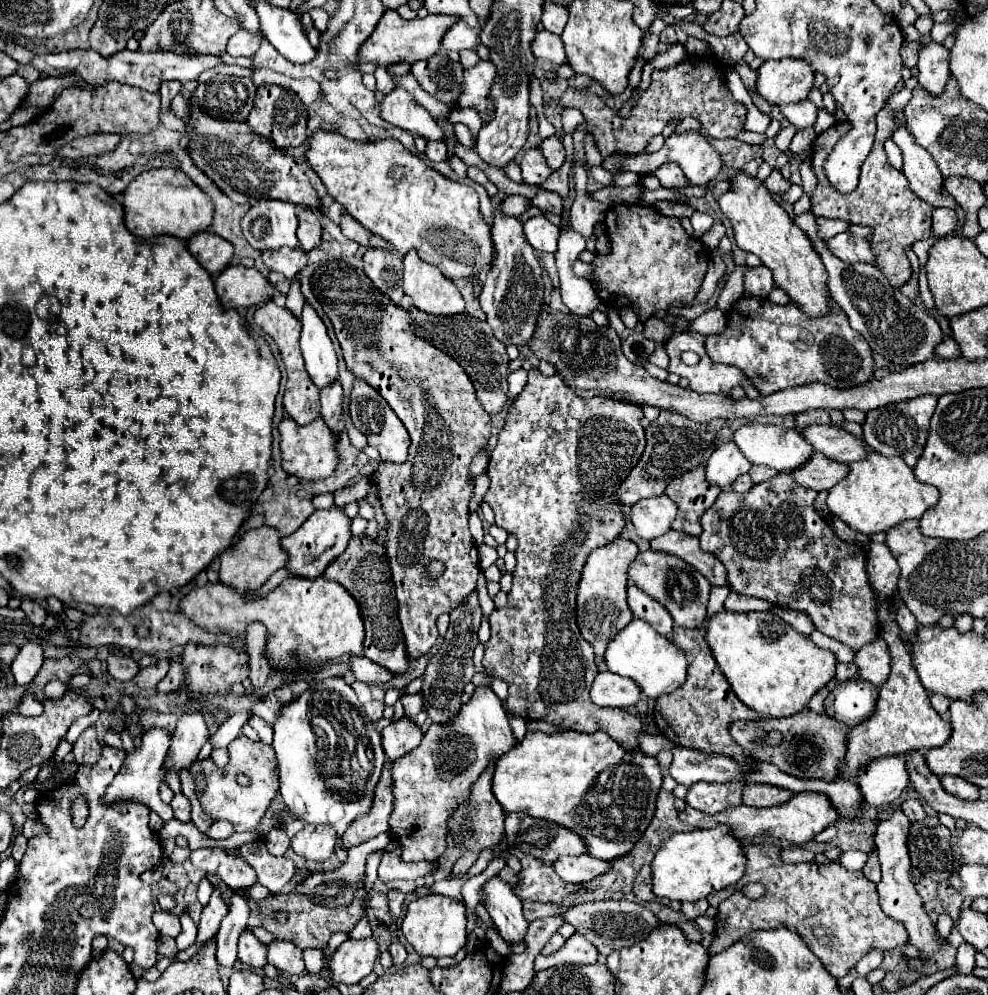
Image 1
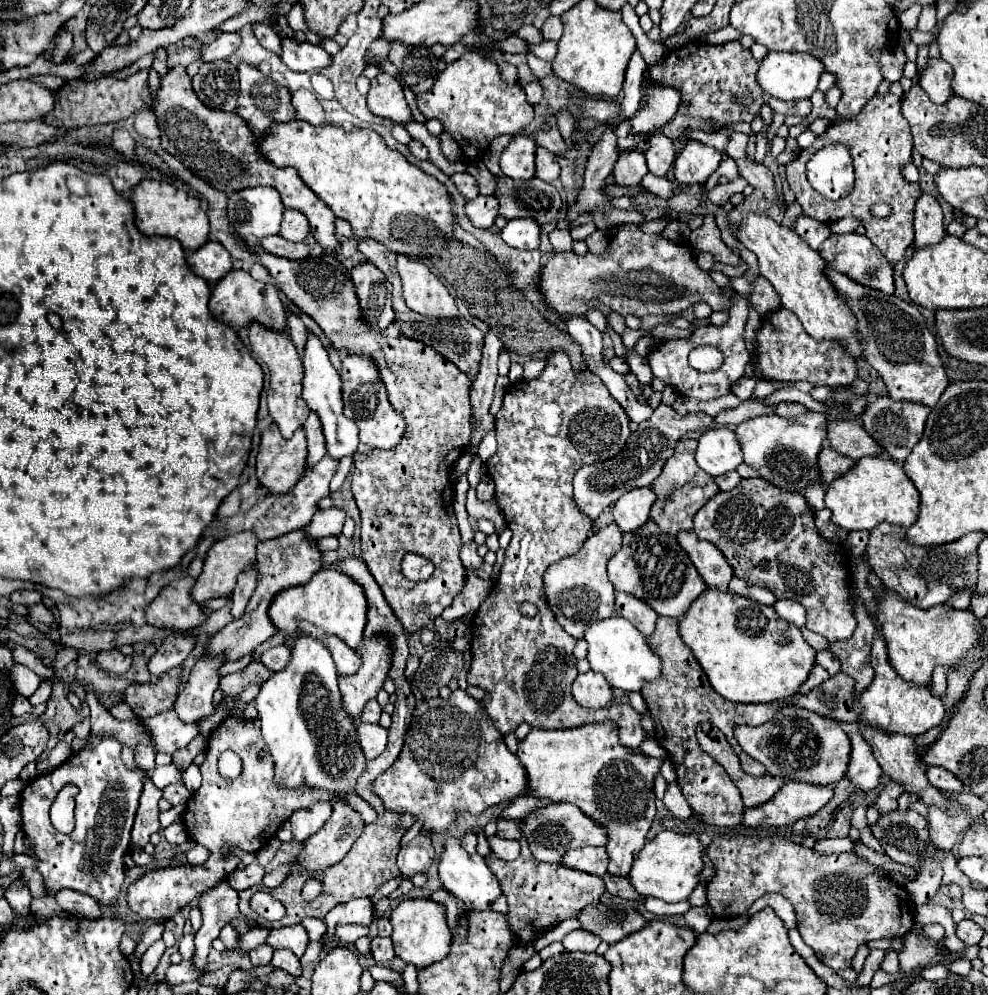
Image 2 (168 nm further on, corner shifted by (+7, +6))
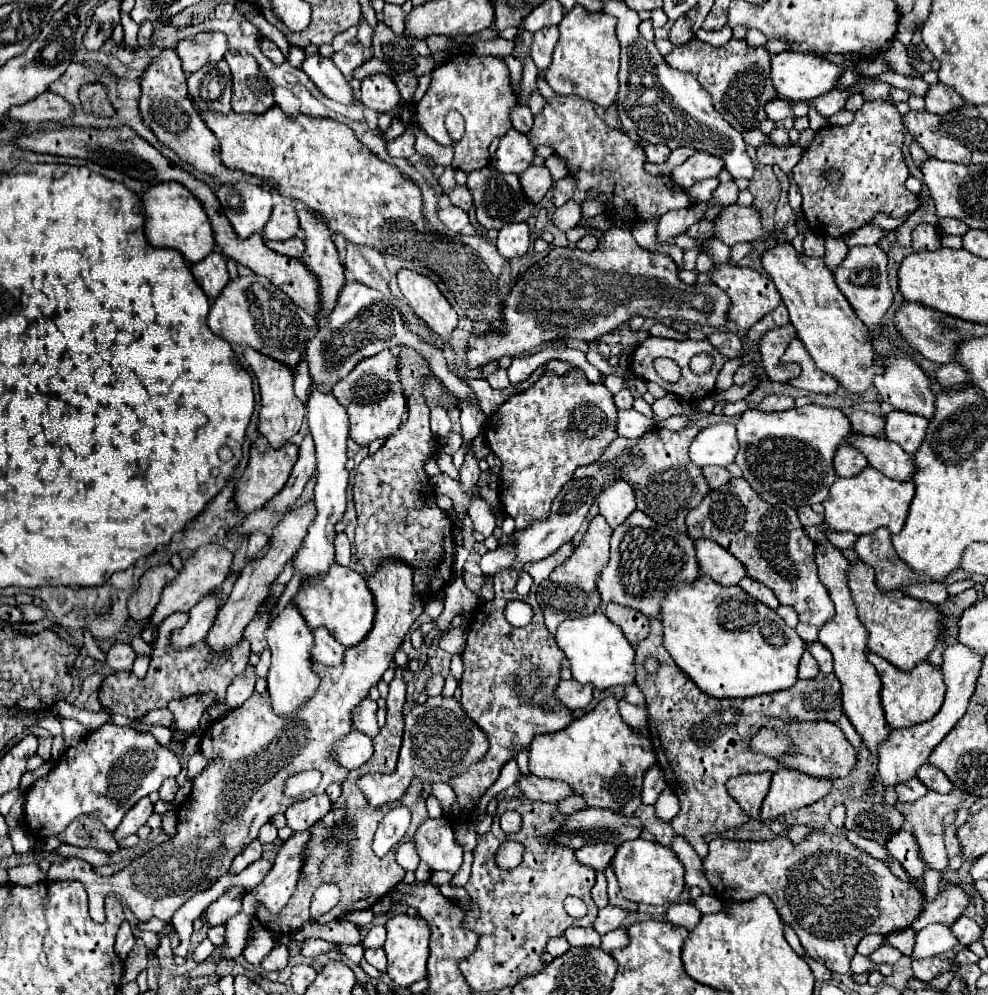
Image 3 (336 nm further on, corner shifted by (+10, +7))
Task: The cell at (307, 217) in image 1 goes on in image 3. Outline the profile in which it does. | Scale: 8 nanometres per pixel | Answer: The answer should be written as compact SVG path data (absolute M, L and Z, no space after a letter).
M273 194L273 212L269 222L263 228L267 240L287 240L293 238L299 230L299 218L291 200L281 200Z

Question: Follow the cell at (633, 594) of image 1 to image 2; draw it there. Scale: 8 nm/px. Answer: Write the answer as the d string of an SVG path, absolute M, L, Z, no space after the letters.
M616 593L616 613L624 619L628 619L644 637L650 637L656 627L658 615L650 605L646 605L642 599L636 599L630 593Z

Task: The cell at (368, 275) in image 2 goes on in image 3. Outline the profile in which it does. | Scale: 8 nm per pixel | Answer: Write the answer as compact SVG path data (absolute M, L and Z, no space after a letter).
M359 282L347 284L341 290L337 306L329 314L329 320L307 342L305 356L307 356L307 364L309 364L309 374L311 374L311 380L313 380L311 386L321 390L323 394L329 394L333 390L333 386L339 380L343 380L361 360L371 358L385 348L397 348L401 344L417 350L423 356L423 360L429 364L432 372L443 382L443 386L449 388L451 394L457 396L457 400L467 402L467 404L479 404L477 396L467 386L467 382L457 378L455 374L451 374L442 350L433 348L431 344L425 344L421 338L417 338L417 334L405 330L405 324L399 316L399 310L397 310L395 302L391 298L385 298L381 292L371 290L371 288L367 288L365 284L359 284Z

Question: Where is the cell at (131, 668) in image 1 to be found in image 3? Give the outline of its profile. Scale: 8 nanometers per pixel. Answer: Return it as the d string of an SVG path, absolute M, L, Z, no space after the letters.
M115 642L107 652L107 666L113 670L131 670L137 654L129 644Z

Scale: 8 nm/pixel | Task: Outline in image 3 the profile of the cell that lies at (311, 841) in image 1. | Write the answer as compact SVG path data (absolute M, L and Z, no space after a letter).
M313 794L307 800L291 804L285 810L287 826L295 832L309 830L321 816L325 816L325 812L329 812L329 804L331 804L331 800L327 794Z

